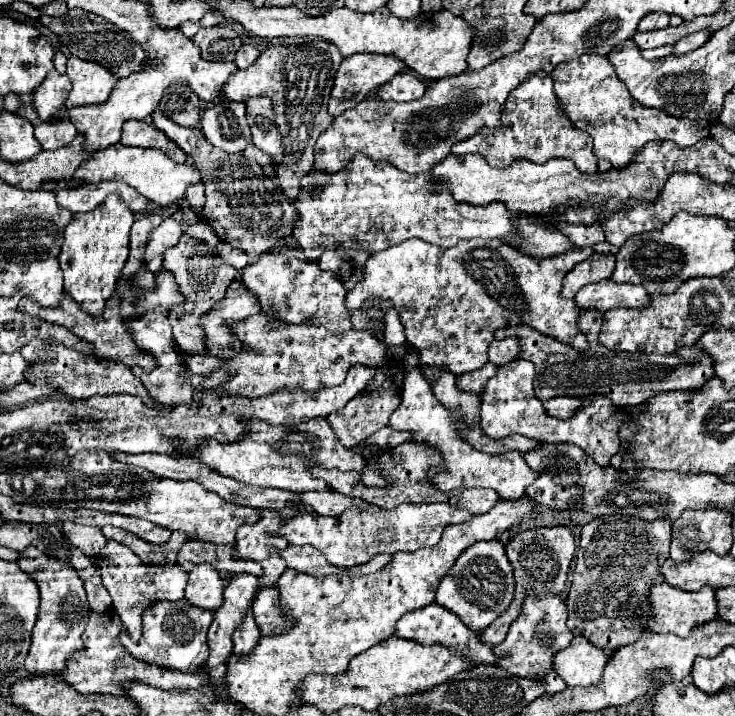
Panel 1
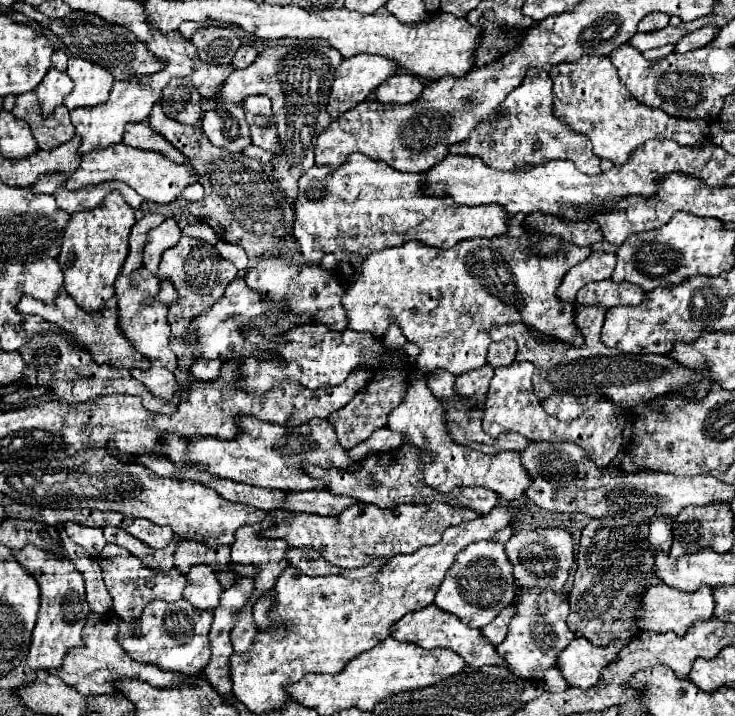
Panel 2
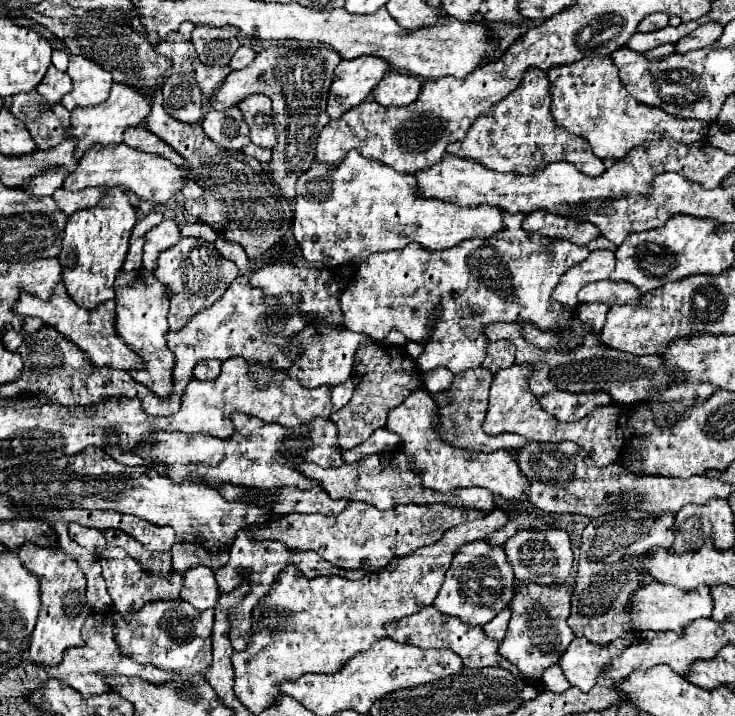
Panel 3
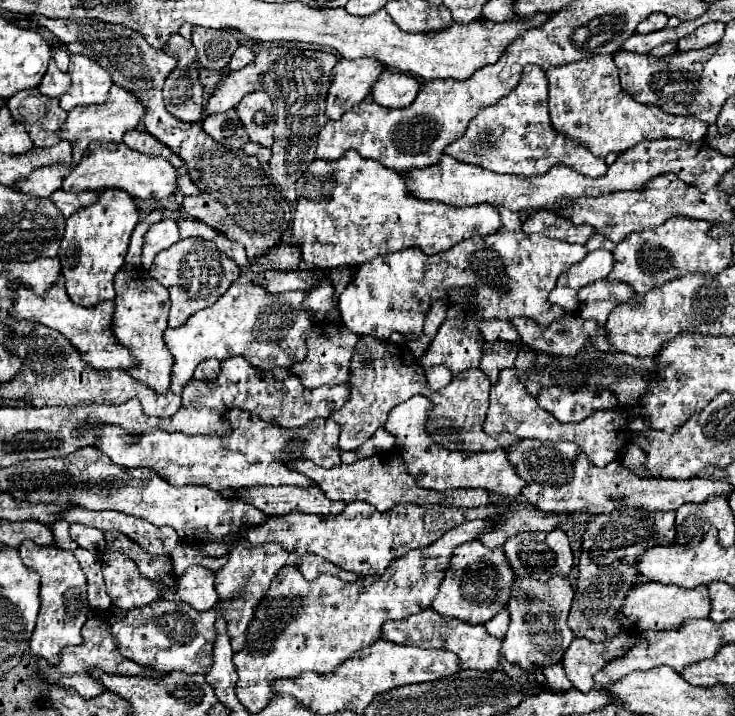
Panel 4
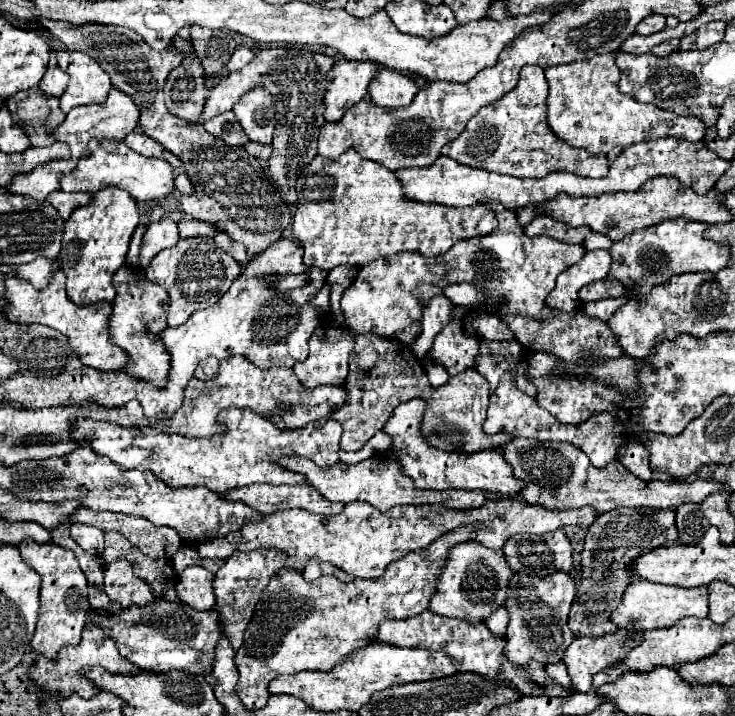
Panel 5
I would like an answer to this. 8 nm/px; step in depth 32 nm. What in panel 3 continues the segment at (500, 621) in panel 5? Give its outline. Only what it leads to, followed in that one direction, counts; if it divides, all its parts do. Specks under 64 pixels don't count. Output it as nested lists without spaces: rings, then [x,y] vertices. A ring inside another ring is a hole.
[[[510,608],[502,610],[490,624],[484,626],[486,636],[492,638],[492,640],[496,640],[496,642],[502,642],[504,636],[506,636],[506,628],[508,628],[508,620],[510,620],[510,616],[512,616],[512,610],[510,610]]]

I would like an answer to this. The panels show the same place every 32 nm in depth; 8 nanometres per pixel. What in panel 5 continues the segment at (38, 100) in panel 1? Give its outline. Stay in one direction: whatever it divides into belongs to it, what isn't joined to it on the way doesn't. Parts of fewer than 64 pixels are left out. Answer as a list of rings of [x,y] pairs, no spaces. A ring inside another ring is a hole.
[[[52,56],[50,58],[50,64],[48,64],[48,70],[40,82],[40,90],[48,96],[62,96],[64,94],[64,88],[68,86],[68,74],[62,72],[56,64],[56,58]]]

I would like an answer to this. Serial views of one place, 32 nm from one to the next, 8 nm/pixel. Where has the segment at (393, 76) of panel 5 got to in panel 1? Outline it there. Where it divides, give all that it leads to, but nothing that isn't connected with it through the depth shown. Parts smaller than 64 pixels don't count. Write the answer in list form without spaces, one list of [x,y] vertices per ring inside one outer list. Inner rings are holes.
[[[412,72],[396,74],[392,80],[388,80],[378,88],[378,96],[382,100],[394,100],[394,102],[412,102],[422,98],[424,92],[426,92],[424,80]]]

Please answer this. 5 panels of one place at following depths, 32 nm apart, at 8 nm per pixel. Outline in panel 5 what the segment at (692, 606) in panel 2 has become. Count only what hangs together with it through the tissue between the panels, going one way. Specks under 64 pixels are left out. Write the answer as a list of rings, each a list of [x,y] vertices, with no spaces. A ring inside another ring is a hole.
[[[632,582],[624,596],[622,604],[612,612],[612,622],[620,628],[628,628],[630,632],[644,632],[654,628],[670,628],[682,618],[706,618],[708,616],[708,588],[680,588],[680,586],[664,586],[652,582]]]

